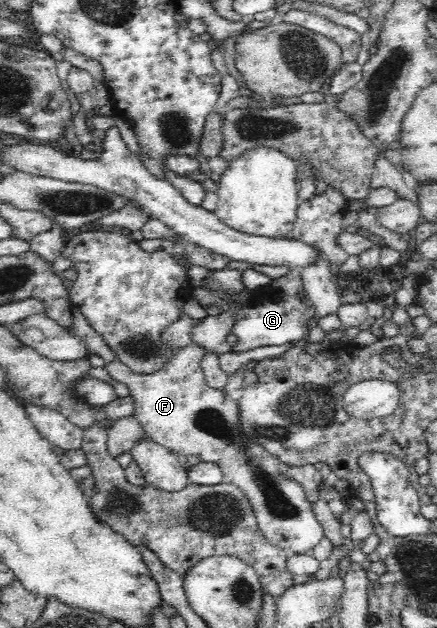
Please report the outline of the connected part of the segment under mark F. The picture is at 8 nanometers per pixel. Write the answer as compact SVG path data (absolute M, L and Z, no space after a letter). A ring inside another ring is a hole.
M190 343L185 349L174 354L162 369L155 370L154 373L133 373L122 361L106 363L104 368L111 378L126 384L130 389L130 397L134 400L135 408L133 415L154 444L168 448L172 454L182 459L188 455L198 455L200 461L218 464L226 481L236 485L246 495L258 520L258 527L270 545L290 553L310 553L324 536L320 524L314 517L314 505L306 500L306 494L299 483L288 481L281 475L284 463L260 445L254 444L254 440L247 440L239 433L238 406L235 401L224 391L210 388L204 380L204 372L200 368L204 354L206 353L197 345Z

